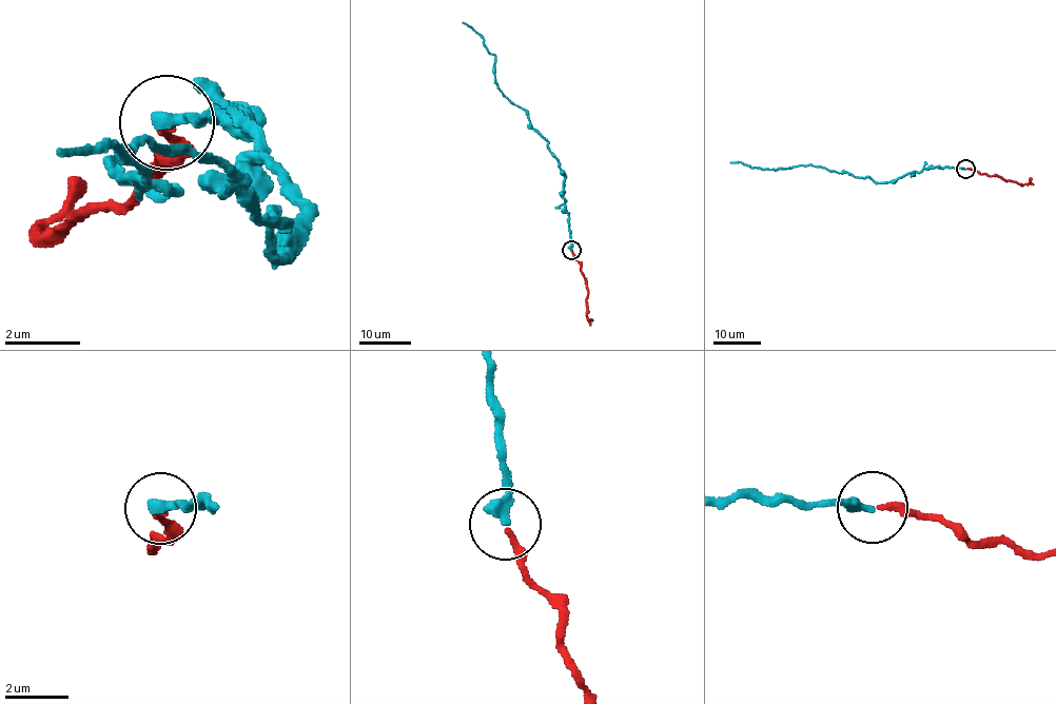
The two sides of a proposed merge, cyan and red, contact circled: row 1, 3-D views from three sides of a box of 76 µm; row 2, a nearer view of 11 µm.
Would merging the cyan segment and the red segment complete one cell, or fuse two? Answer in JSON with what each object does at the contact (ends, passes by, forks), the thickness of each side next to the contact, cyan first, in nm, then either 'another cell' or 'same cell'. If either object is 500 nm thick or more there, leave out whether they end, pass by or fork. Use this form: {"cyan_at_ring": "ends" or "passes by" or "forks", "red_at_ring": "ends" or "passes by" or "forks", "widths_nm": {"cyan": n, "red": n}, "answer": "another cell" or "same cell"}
{"cyan_at_ring": "ends", "red_at_ring": "ends", "widths_nm": {"cyan": 380, "red": 200}, "answer": "same cell"}

